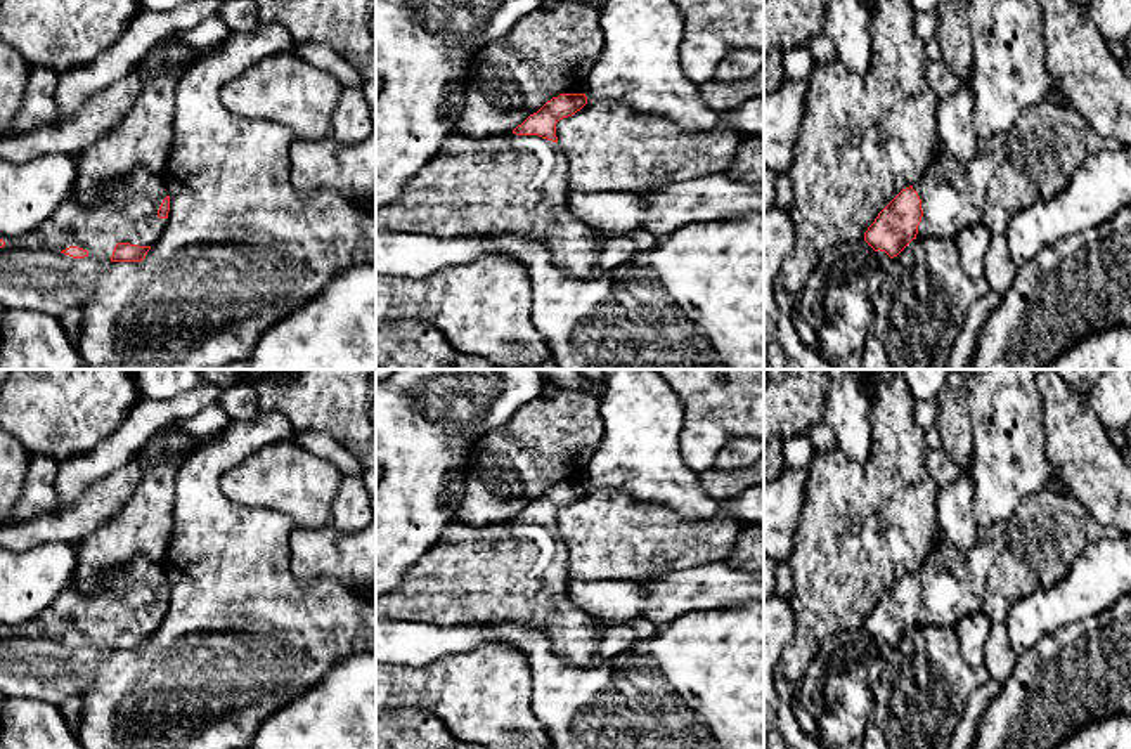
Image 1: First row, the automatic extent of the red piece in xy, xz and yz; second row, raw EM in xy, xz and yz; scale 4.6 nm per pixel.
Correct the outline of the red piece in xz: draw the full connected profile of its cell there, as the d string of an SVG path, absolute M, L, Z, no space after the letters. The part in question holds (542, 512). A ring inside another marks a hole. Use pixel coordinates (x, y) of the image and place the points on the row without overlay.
M559 482L509 522L471 527L452 520L440 541L409 567L400 584L376 598L376 621L410 621L436 628L516 621L546 633L554 654L570 664L601 664L601 631L594 617L570 596L568 553L556 525L556 511L585 492L585 482Z

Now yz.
M1057 485L1044 487L1025 496L1006 522L979 527L968 550L940 544L925 565L878 602L864 629L894 647L916 626L954 628L966 614L986 614L992 622L1003 622L1017 602L1060 583L1091 541L1119 537L1119 529L1100 524L1072 494Z

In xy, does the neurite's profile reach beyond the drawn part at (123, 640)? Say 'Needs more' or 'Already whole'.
Needs more

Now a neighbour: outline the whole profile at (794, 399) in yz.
M767 369L764 381L764 444L771 437L786 440L802 435L809 427L821 423L828 390L828 369Z

